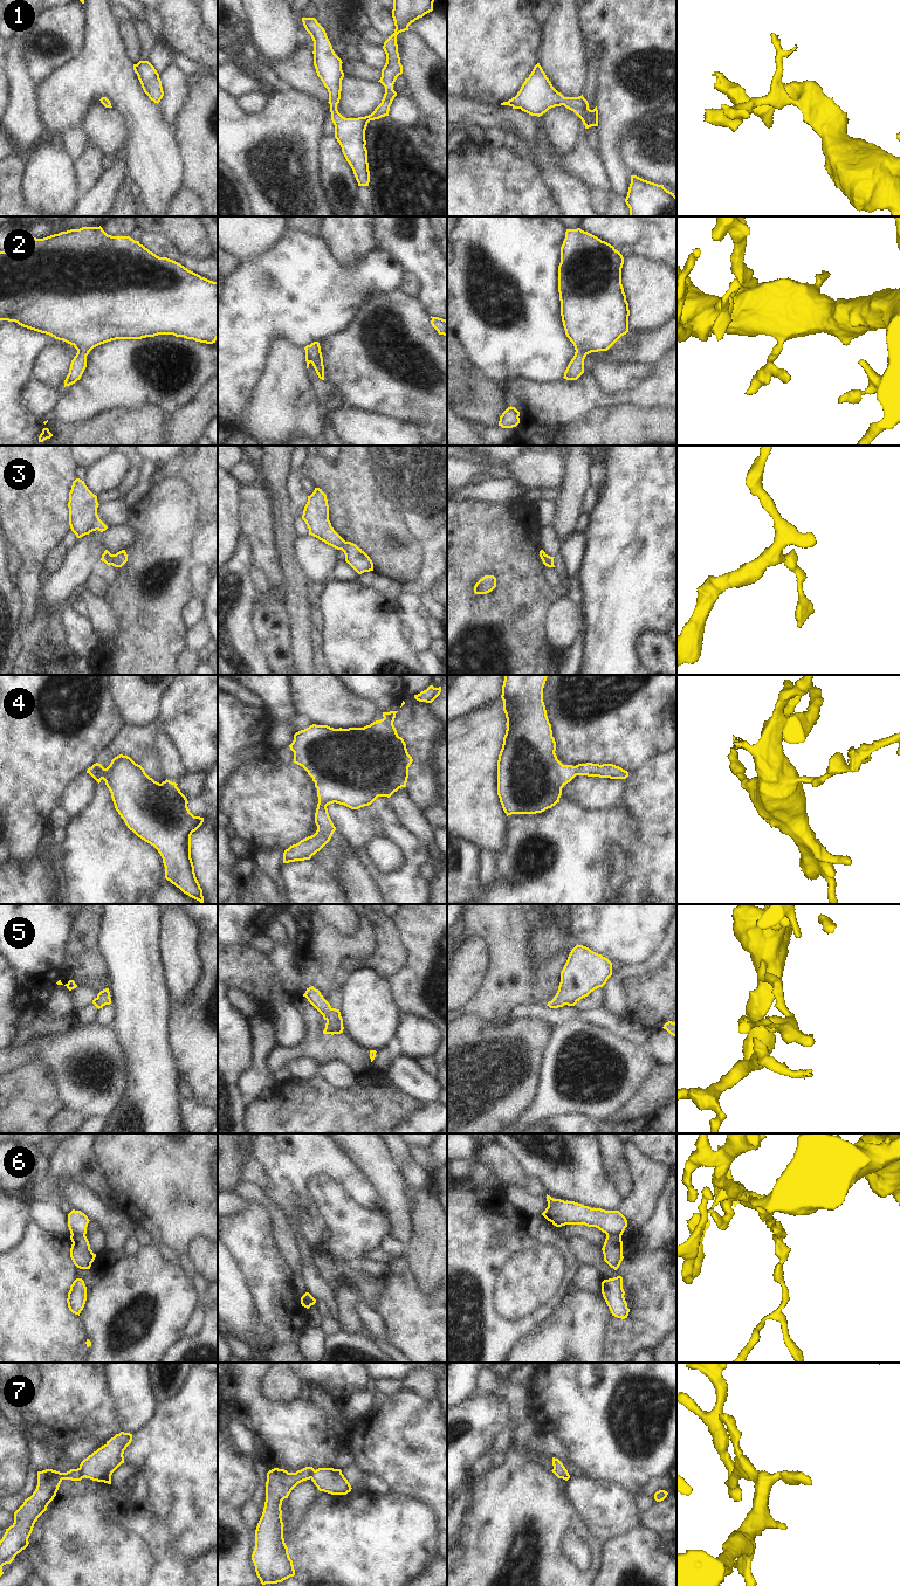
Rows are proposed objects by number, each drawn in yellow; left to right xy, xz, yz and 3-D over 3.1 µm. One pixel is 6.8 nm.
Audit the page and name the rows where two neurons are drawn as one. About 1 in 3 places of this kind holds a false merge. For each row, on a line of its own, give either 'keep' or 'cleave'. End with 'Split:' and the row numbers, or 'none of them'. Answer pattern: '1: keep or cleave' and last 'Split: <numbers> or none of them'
1: keep
2: keep
3: keep
4: keep
5: keep
6: cleave
7: cleave
Split: 6, 7

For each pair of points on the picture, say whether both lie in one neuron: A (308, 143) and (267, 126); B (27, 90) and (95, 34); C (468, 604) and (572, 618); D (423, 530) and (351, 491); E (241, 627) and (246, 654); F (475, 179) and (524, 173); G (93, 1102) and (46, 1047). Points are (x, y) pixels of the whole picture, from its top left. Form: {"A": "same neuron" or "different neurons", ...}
{"A": "same neuron", "B": "different neurons", "C": "different neurons", "D": "different neurons", "E": "same neuron", "F": "same neuron", "G": "same neuron"}

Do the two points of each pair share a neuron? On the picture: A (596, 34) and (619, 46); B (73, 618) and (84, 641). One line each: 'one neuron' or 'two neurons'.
A: one neuron
B: one neuron

